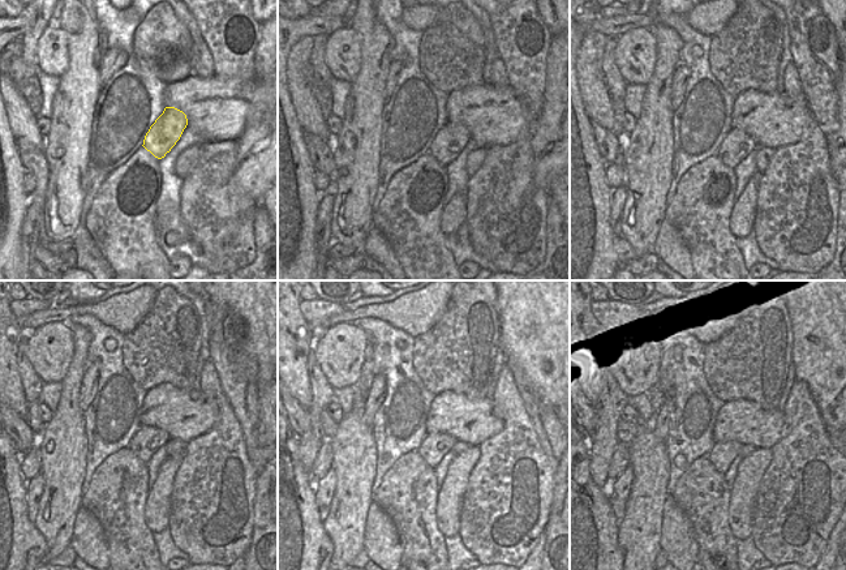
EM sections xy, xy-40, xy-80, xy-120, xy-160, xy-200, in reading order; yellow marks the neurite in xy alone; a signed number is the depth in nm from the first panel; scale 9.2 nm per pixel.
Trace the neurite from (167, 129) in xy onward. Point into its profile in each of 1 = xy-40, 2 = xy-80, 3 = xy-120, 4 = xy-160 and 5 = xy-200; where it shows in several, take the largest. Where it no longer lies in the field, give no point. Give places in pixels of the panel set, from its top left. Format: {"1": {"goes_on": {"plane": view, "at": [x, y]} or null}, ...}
{"1": {"goes_on": {"plane": "xy-40", "at": [451, 138]}}, "2": {"goes_on": {"plane": "xy-80", "at": [737, 145]}}, "3": {"goes_on": {"plane": "xy-120", "at": [147, 438]}}, "4": {"goes_on": {"plane": "xy-160", "at": [434, 446]}}, "5": {"goes_on": {"plane": "xy-200", "at": [721, 455]}}}

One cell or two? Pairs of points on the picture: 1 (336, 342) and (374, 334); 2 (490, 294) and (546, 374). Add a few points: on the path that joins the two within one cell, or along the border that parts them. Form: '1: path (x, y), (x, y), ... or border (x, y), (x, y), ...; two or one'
1: border (351, 322), (357, 325), (369, 341); two
2: border (497, 294), (494, 303); two

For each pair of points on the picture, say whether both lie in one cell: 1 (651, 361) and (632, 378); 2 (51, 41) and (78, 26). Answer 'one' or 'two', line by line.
1: one
2: two

